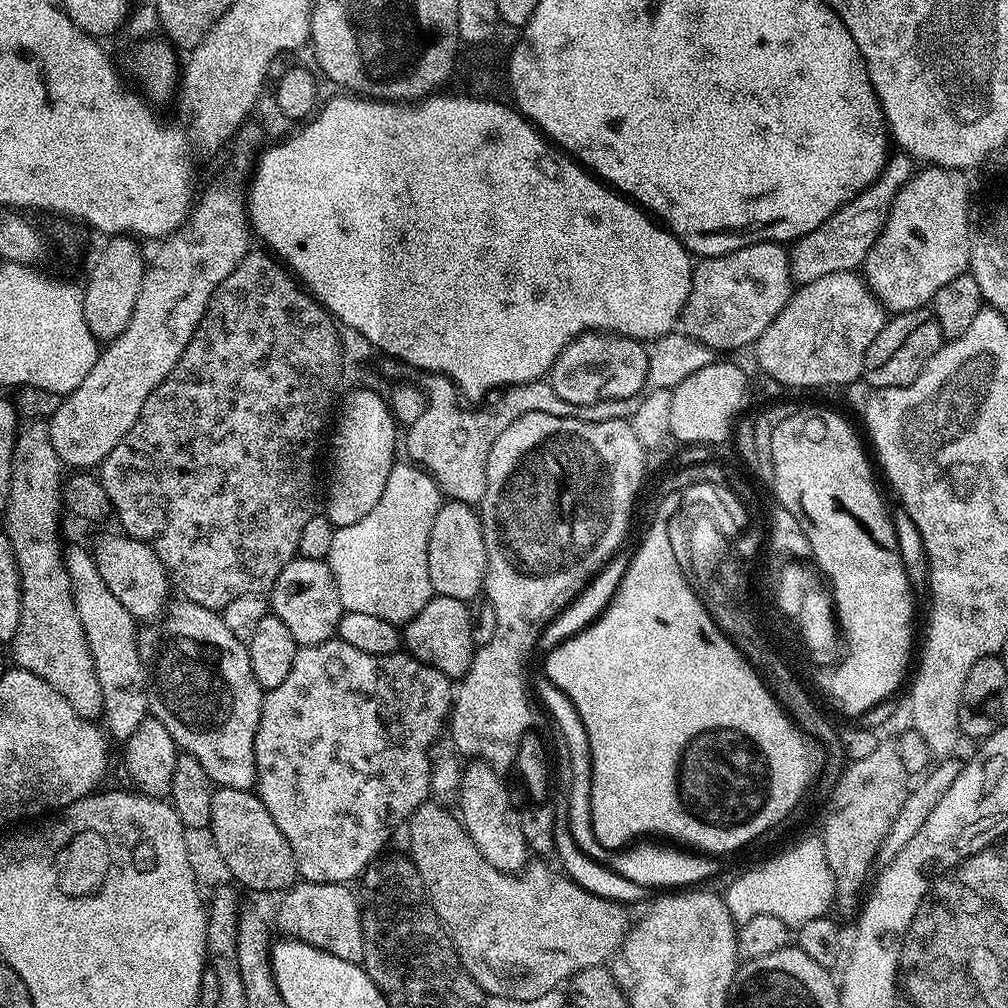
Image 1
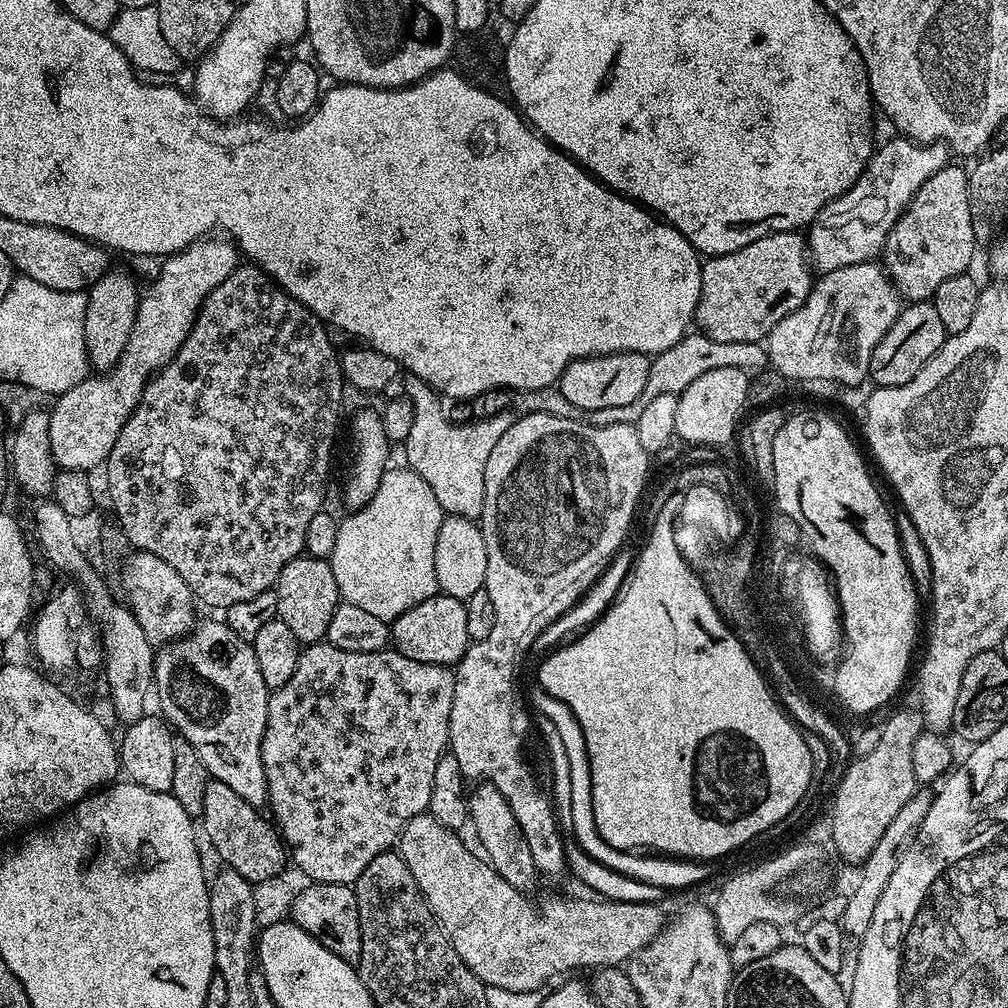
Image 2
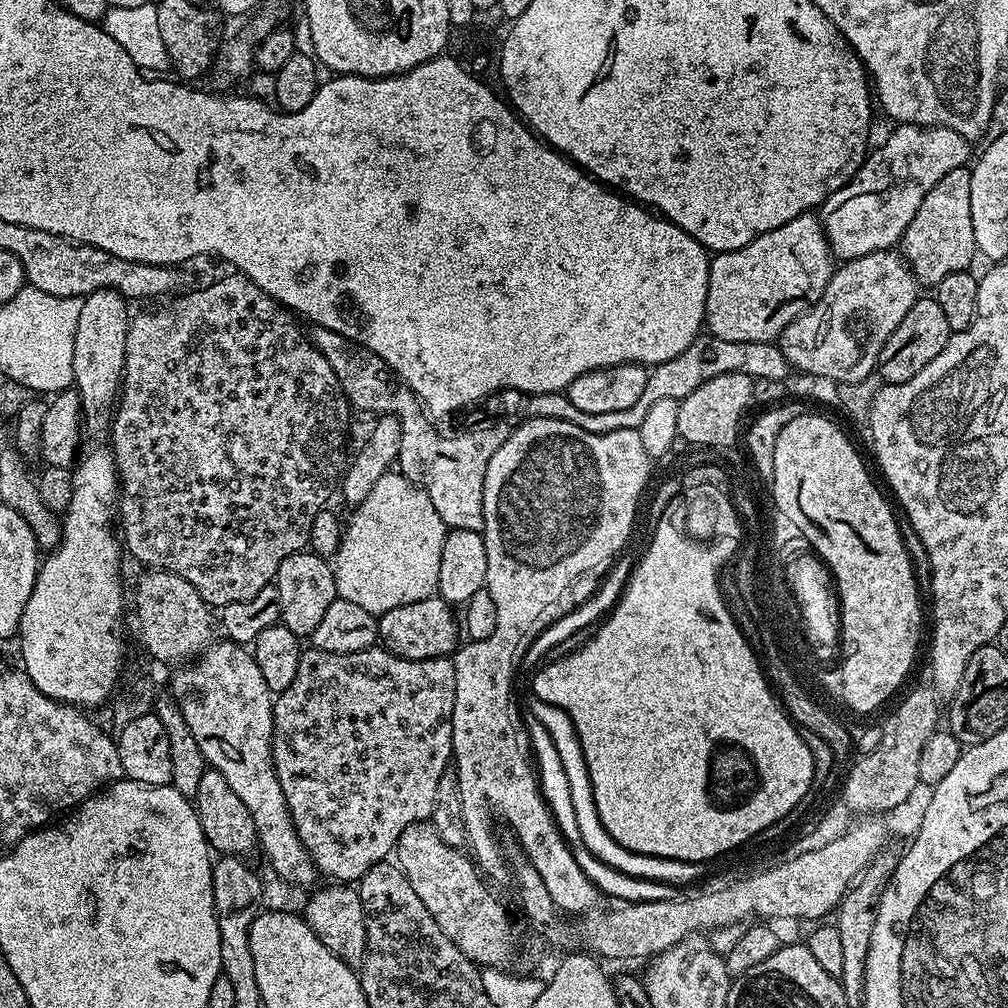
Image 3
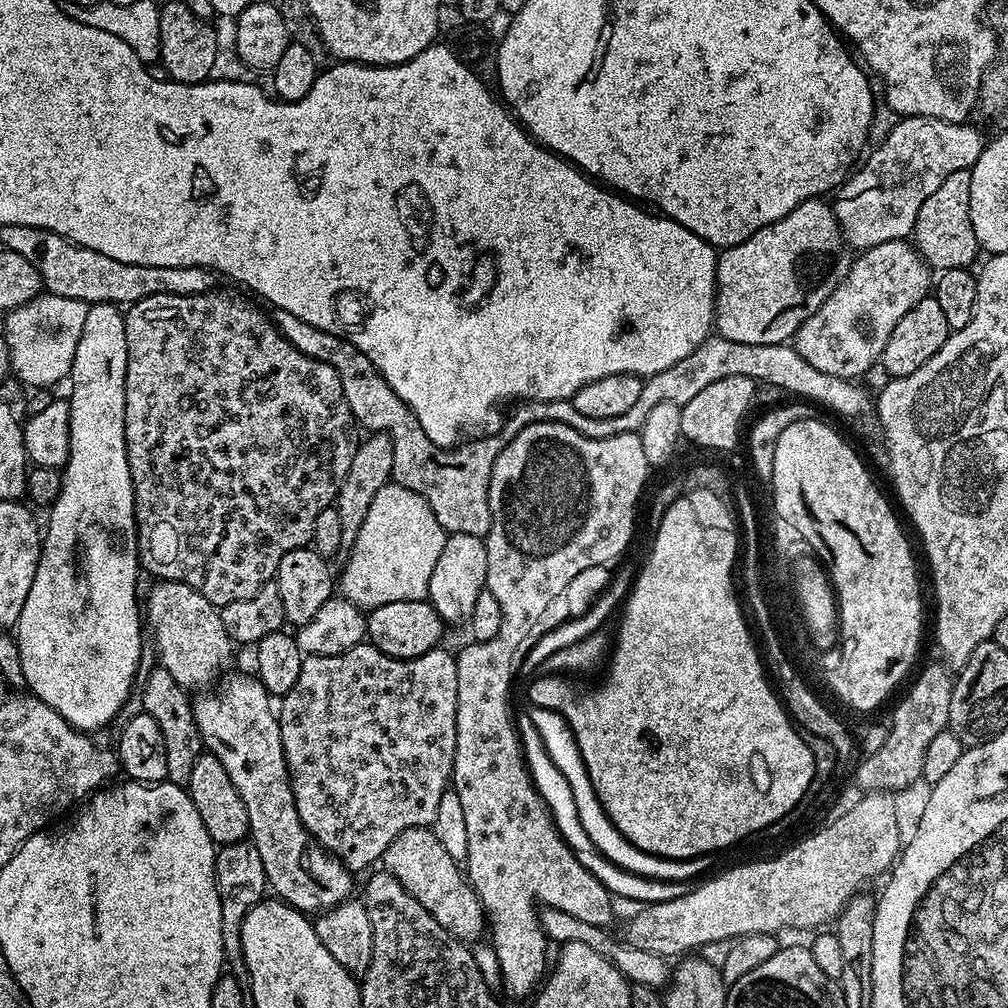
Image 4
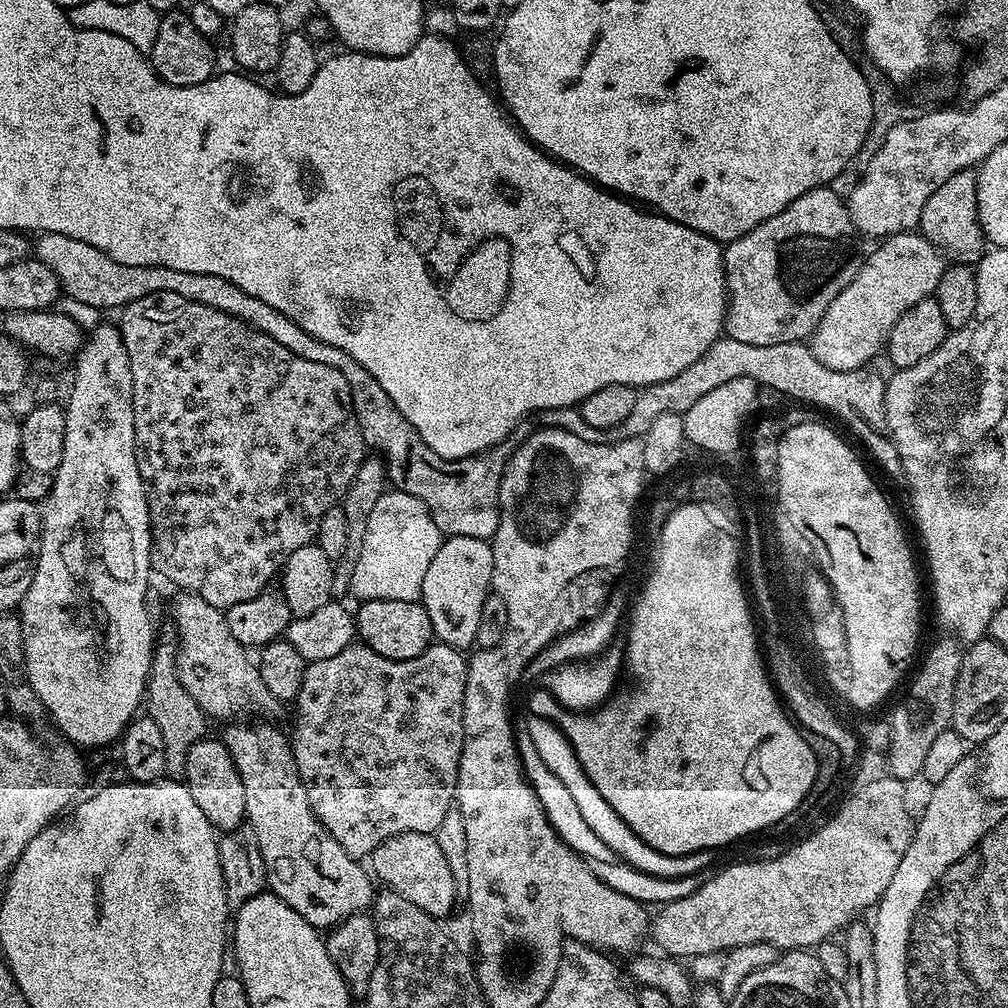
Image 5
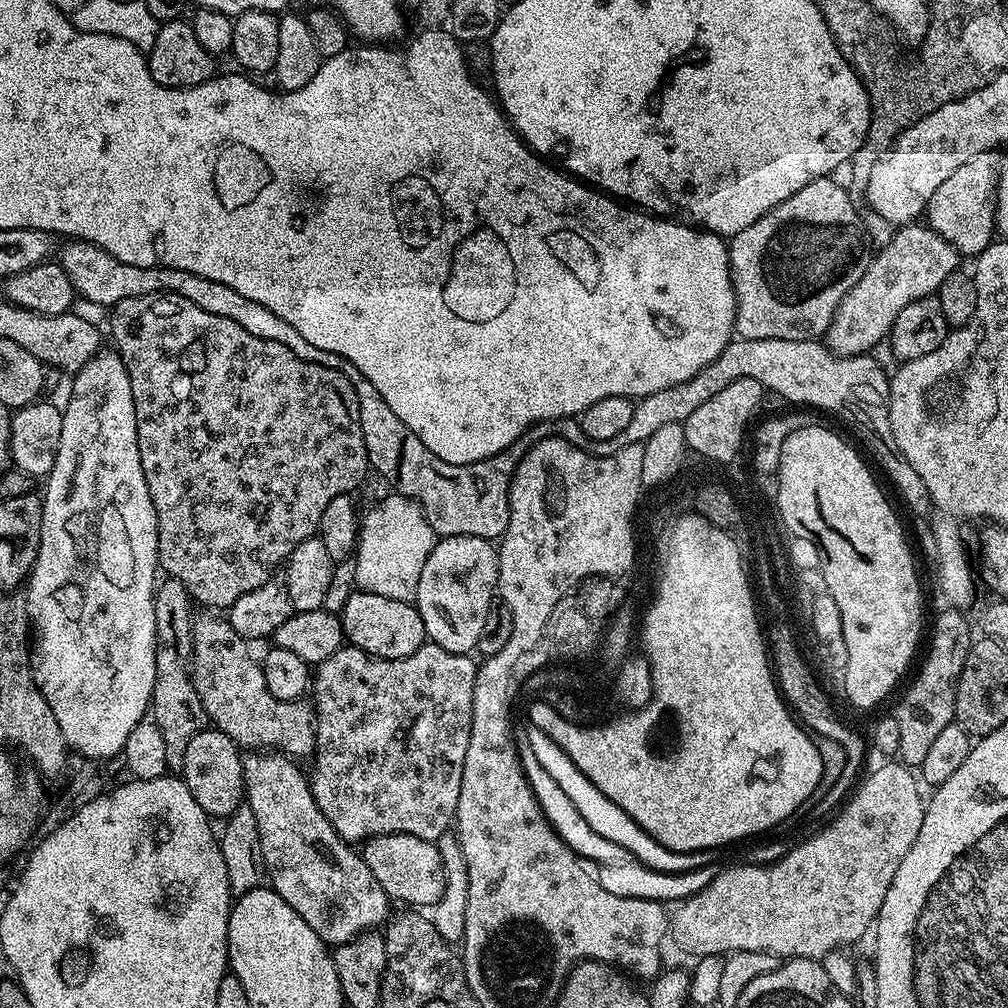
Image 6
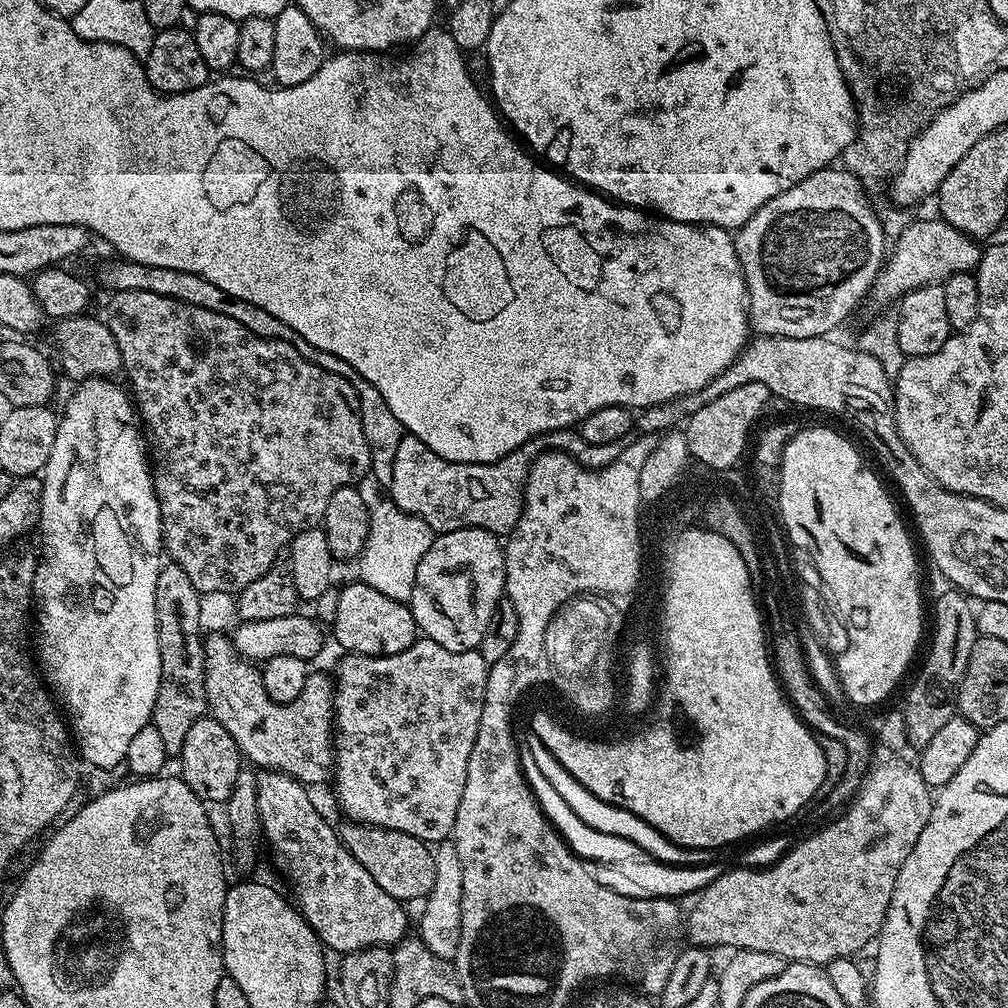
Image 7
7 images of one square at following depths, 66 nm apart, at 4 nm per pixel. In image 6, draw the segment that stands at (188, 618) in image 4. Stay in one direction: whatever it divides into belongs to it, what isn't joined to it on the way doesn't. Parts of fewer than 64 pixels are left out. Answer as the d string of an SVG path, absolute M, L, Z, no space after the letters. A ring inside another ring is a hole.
M197 615L192 621L192 658L190 661L190 671L192 673L192 681L194 682L194 690L198 690L198 698L202 702L202 706L206 710L209 721L220 731L225 732L234 743L244 750L275 750L283 752L285 756L293 758L311 757L316 750L316 713L313 705L307 699L301 698L298 700L279 700L274 698L274 694L270 694L270 690L266 690L266 678L264 677L264 670L259 659L256 660L248 653L250 648L249 641L237 636L236 631L228 625L227 619L223 615L220 616L200 616Z

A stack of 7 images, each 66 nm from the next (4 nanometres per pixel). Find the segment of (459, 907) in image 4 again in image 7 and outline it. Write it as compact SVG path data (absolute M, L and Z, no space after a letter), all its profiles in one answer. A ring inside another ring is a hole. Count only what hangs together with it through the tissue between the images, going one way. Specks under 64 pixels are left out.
M344 822L338 828L340 840L350 850L362 866L390 894L395 900L409 902L408 900L423 901L430 886L434 886L434 858L433 849L425 841L414 838L410 834L402 834L398 830L379 828L373 824L358 824Z

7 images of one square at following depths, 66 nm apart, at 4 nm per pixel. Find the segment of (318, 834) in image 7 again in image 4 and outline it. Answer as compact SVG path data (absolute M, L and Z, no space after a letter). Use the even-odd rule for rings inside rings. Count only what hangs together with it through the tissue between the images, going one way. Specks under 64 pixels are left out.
M255 675L232 676L226 680L221 692L204 690L197 700L195 697L191 701L200 743L226 766L226 774L230 774L230 782L246 806L250 843L258 850L258 858L262 858L268 888L300 912L327 912L353 895L353 873L316 843L306 826L302 826L302 818L298 818L273 697Z

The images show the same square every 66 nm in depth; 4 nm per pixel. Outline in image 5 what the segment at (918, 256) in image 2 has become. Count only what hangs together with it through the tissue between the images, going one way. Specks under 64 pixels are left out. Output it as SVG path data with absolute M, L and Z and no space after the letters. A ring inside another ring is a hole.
M969 170L946 178L922 206L919 231L951 263L975 266L980 263L986 251L984 231L980 229L978 218L978 190L976 189L976 172Z

